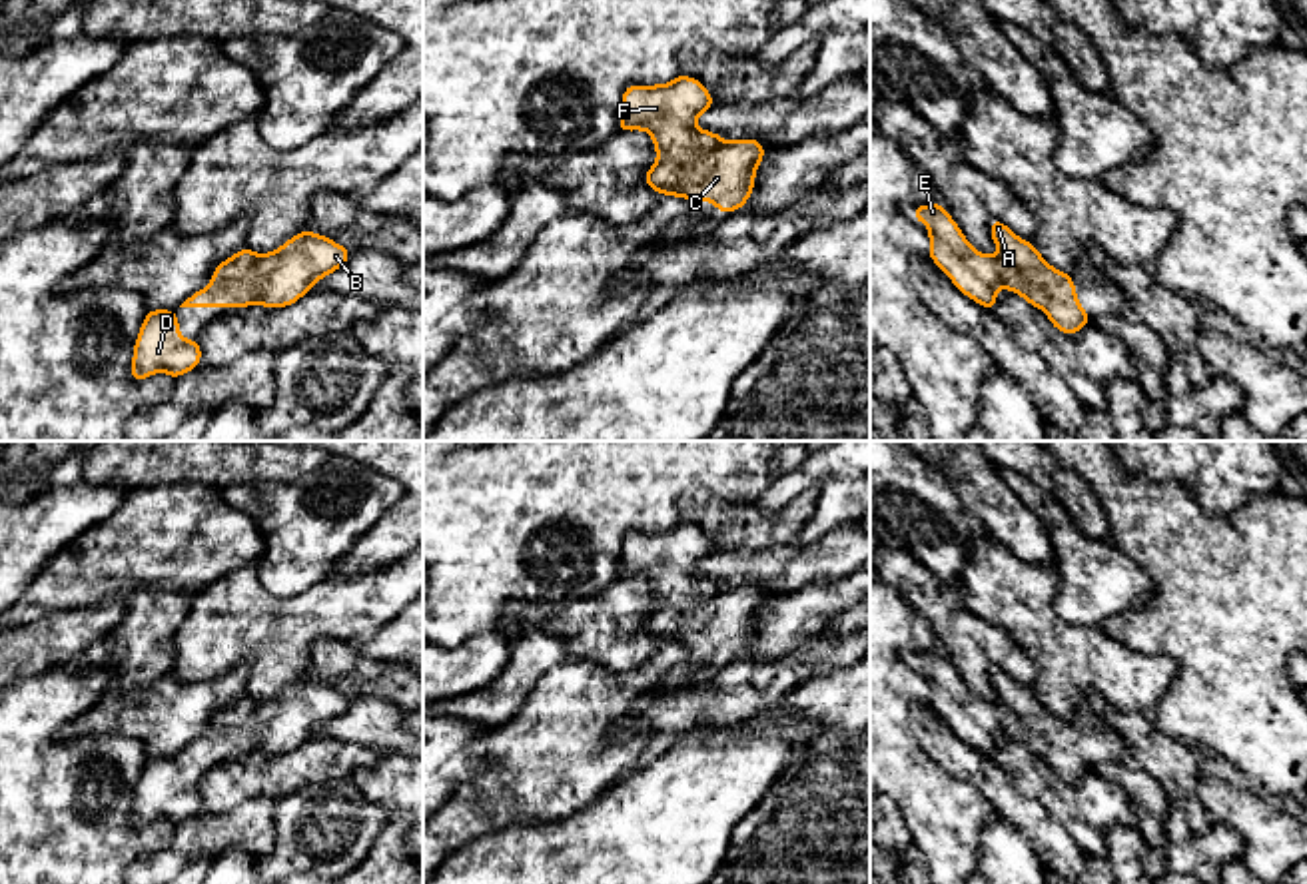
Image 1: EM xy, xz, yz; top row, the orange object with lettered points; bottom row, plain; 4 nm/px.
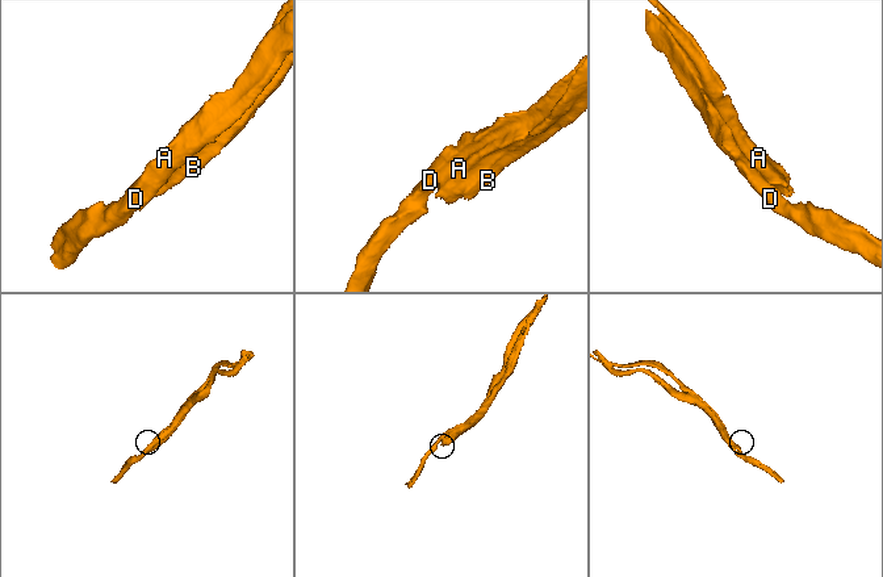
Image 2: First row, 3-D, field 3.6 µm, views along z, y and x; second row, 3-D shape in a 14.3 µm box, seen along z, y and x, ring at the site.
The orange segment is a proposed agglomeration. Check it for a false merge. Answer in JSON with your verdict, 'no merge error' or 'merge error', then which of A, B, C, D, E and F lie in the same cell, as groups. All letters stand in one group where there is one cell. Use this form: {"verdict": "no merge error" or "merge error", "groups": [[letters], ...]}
{"verdict": "merge error", "groups": [["A", "B", "C"], ["D", "E", "F"]]}

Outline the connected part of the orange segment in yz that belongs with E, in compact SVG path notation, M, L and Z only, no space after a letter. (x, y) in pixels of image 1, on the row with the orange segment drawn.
M940 202L914 206L912 218L928 225L928 257L966 297L994 311L998 303L996 289L1004 285L1030 305L1046 307L1044 291L1028 281L1010 259L976 251Z

